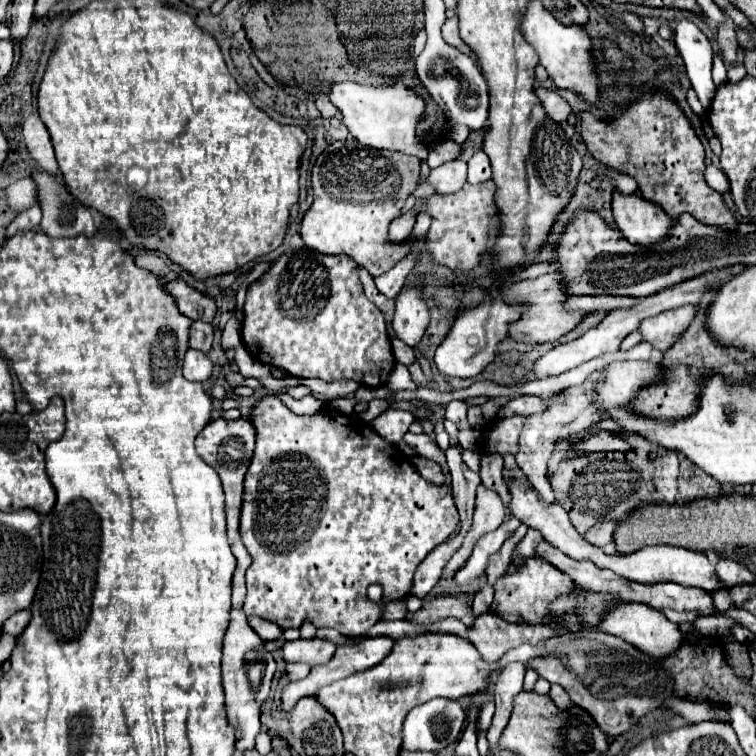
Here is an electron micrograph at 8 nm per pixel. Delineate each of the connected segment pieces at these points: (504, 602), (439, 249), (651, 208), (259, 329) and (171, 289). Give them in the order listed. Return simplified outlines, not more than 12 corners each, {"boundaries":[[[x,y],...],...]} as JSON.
{"boundaries":[[[542,558],[510,564],[494,584],[494,610],[542,624],[574,582]],[[494,182],[416,202],[424,244],[452,270],[476,268],[498,214]],[[612,192],[614,220],[632,244],[666,238],[672,218],[638,194]],[[308,248],[248,288],[250,356],[384,386],[394,354],[358,264]],[[182,280],[162,282],[178,310],[192,320],[212,322],[214,300]]]}

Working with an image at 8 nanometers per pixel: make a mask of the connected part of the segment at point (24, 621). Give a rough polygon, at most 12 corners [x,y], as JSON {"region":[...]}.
{"region":[[32,610],[16,612],[2,632],[20,636],[28,626]]}

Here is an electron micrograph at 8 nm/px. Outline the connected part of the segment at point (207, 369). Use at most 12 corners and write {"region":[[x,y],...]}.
{"region":[[188,348],[182,364],[186,380],[204,382],[212,362],[204,352]]}

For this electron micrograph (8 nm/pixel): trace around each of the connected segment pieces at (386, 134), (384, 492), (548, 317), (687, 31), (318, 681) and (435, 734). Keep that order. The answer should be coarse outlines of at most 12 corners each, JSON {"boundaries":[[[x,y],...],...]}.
{"boundaries":[[[402,82],[334,84],[360,144],[428,158],[426,102]],[[264,396],[244,612],[360,636],[454,534],[358,416]],[[560,272],[502,288],[512,304],[530,302],[510,326],[516,342],[554,342],[588,316],[570,312]],[[688,20],[674,40],[704,108],[712,104],[712,44]],[[392,638],[338,646],[334,658],[308,678],[290,682],[282,710],[322,686],[368,670],[390,654]],[[422,704],[404,720],[404,750],[438,752],[458,740],[466,712]]]}

